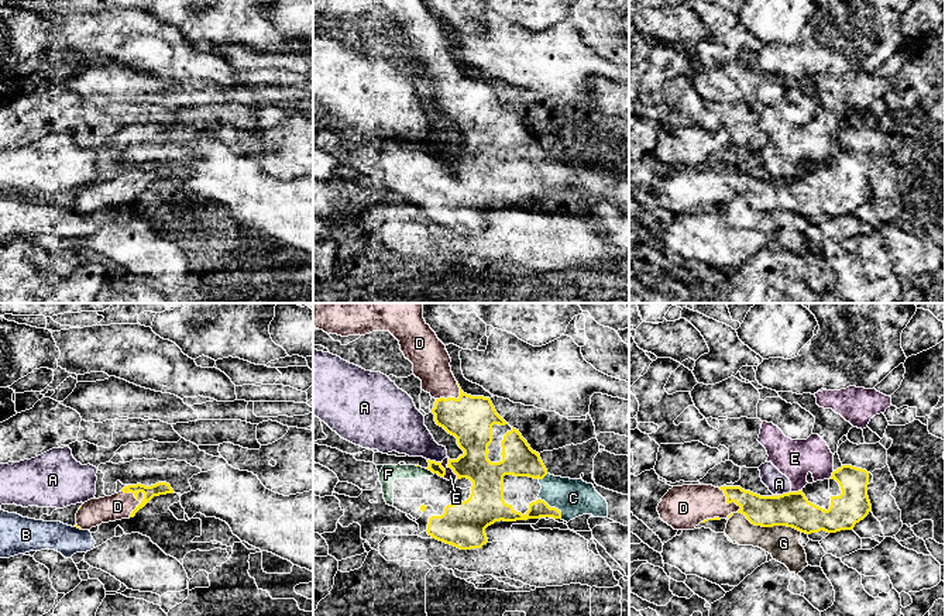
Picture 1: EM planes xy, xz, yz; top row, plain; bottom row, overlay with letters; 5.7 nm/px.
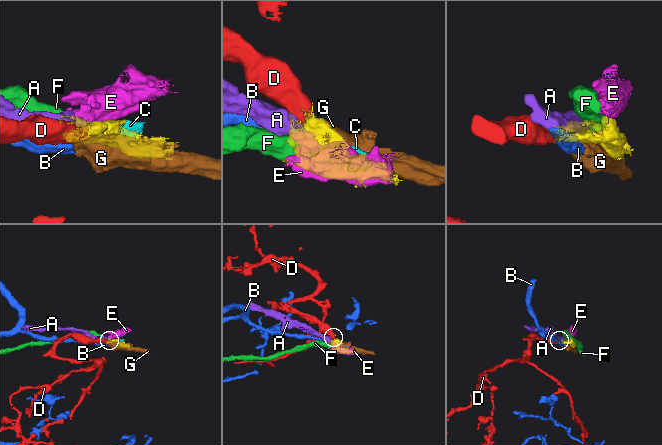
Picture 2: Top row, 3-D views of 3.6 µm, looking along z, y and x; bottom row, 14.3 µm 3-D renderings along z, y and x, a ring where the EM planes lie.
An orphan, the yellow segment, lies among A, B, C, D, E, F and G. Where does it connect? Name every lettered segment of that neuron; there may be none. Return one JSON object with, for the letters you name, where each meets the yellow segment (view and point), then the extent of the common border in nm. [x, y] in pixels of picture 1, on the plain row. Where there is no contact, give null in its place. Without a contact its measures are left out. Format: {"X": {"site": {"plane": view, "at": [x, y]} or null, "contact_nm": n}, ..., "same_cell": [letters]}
{"C": {"site": {"plane": "xz", "at": [552, 192]}, "contact_nm": 180}, "D": {"site": {"plane": "xy", "at": [140, 188]}, "contact_nm": 170}, "F": {"site": {"plane": "xz", "at": [429, 154]}, "contact_nm": 70}, "same_cell": ["C", "D", "F"]}

